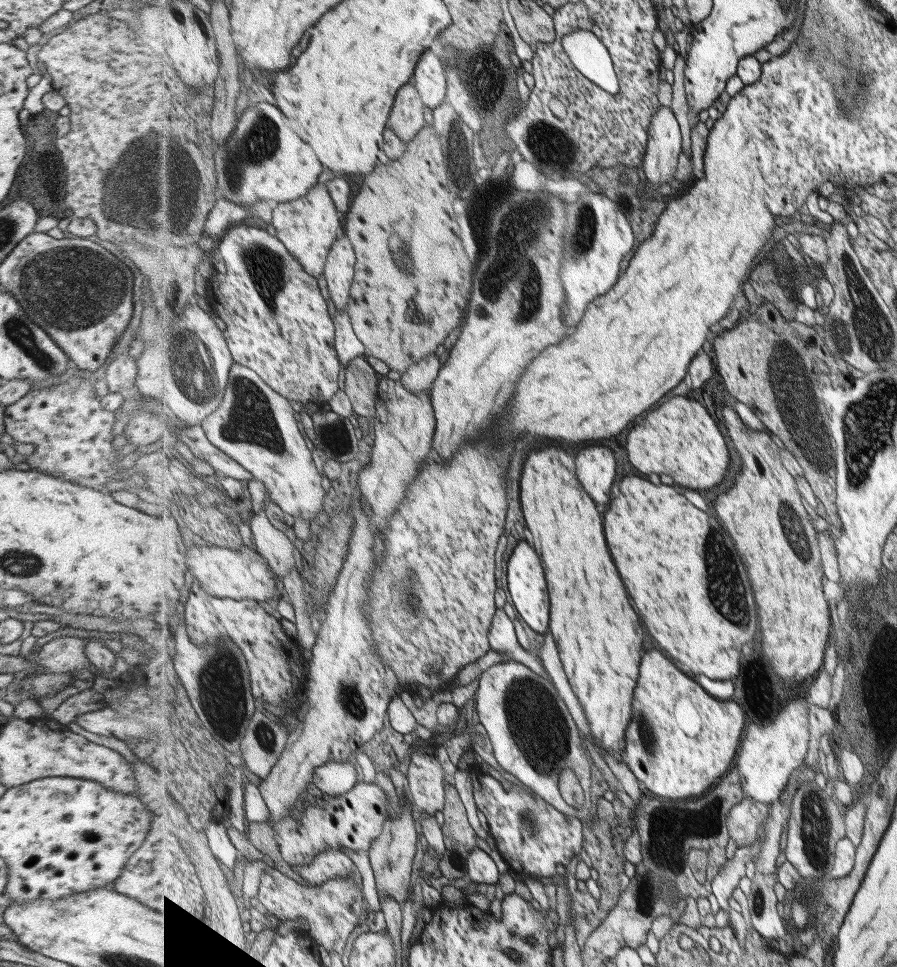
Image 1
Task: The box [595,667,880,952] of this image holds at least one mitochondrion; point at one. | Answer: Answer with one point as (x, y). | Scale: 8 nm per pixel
(714, 810)

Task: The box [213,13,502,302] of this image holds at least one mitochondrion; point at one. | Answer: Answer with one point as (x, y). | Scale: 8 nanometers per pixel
(262, 140)

